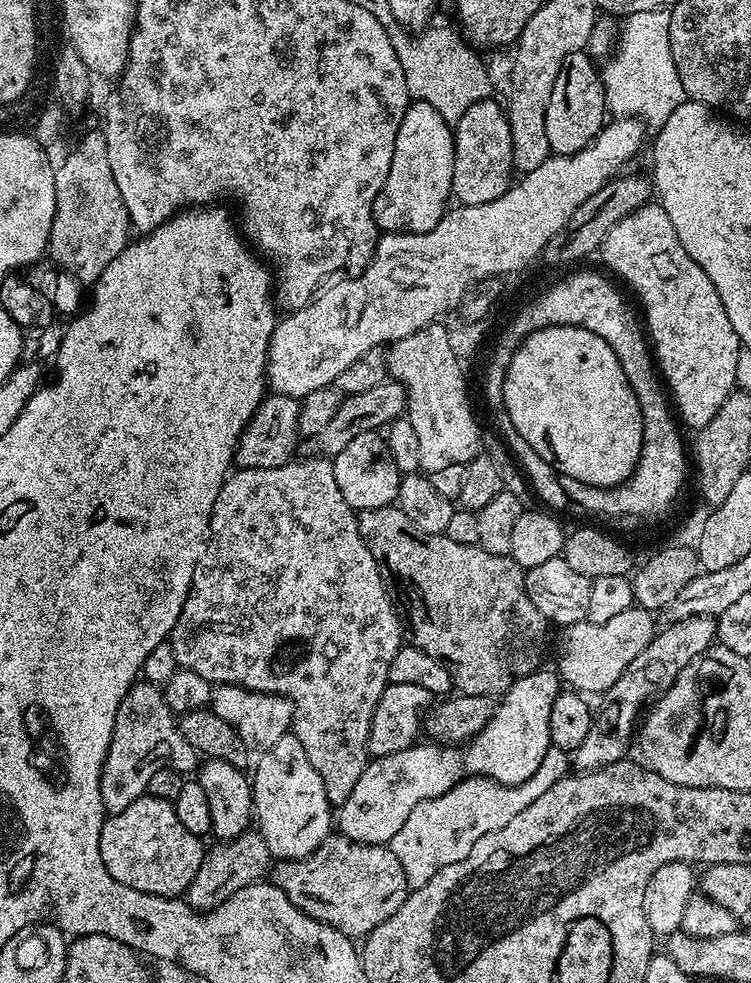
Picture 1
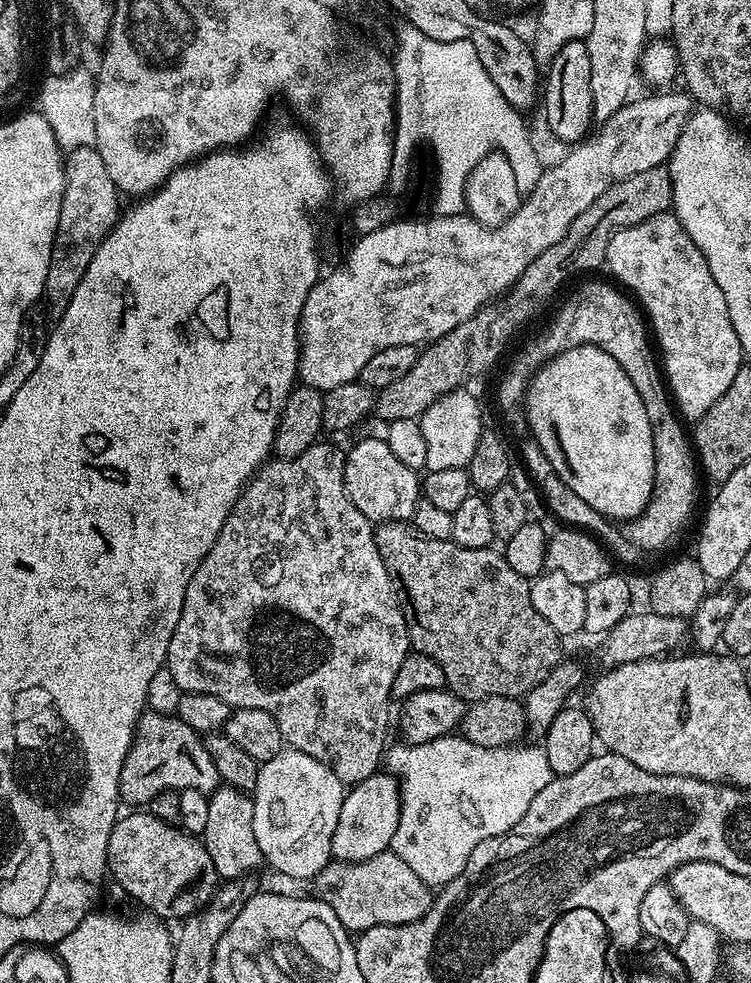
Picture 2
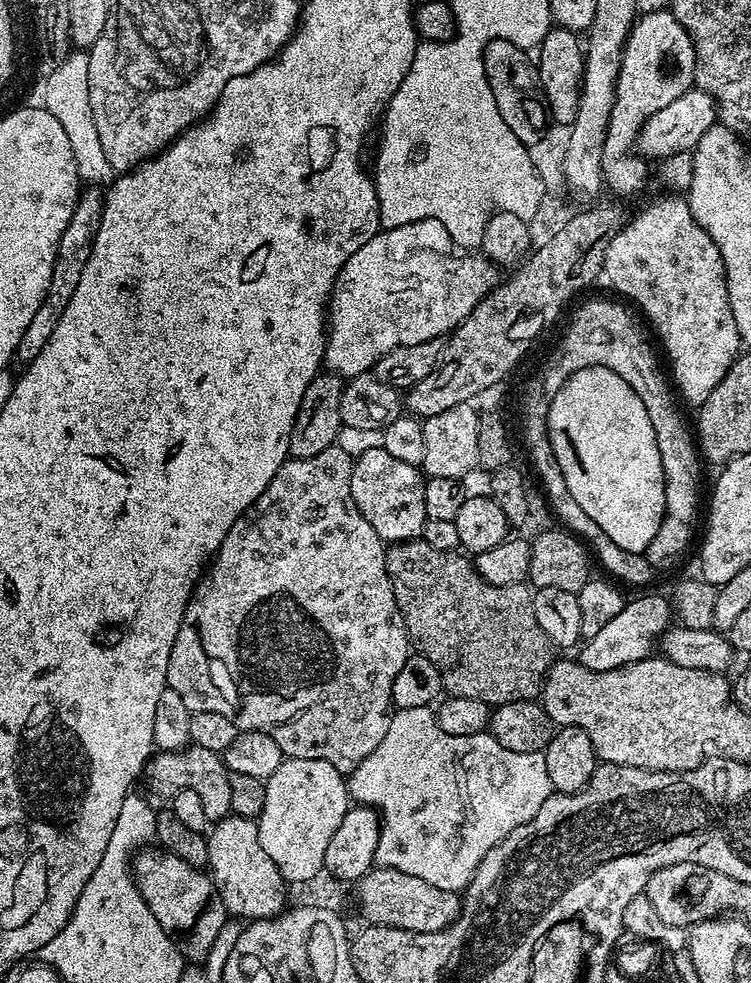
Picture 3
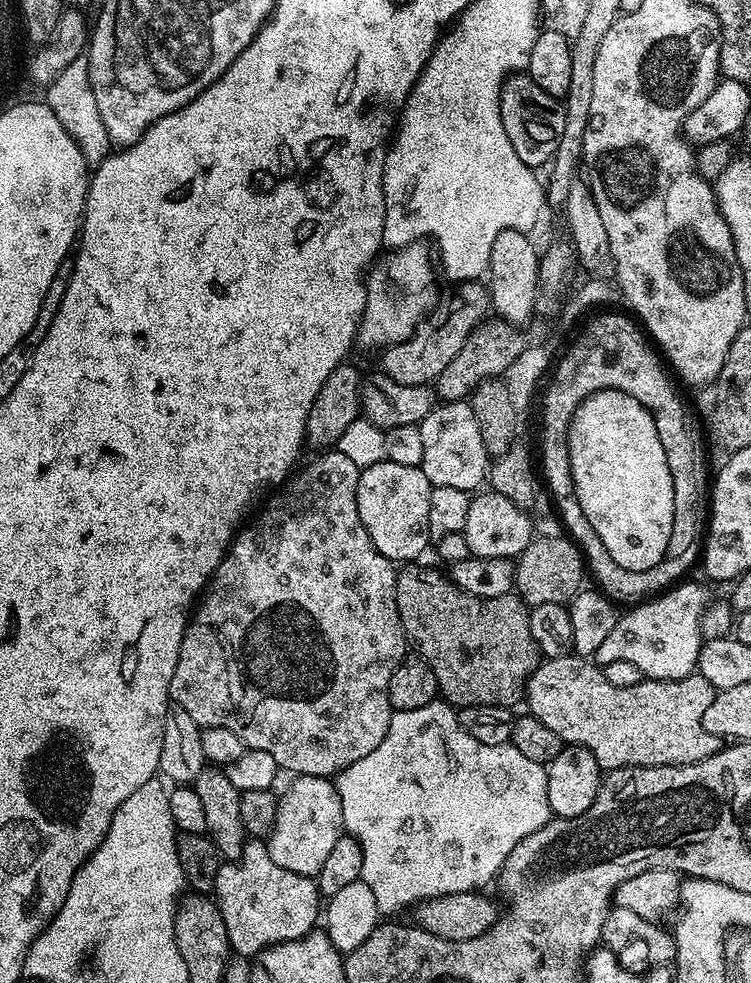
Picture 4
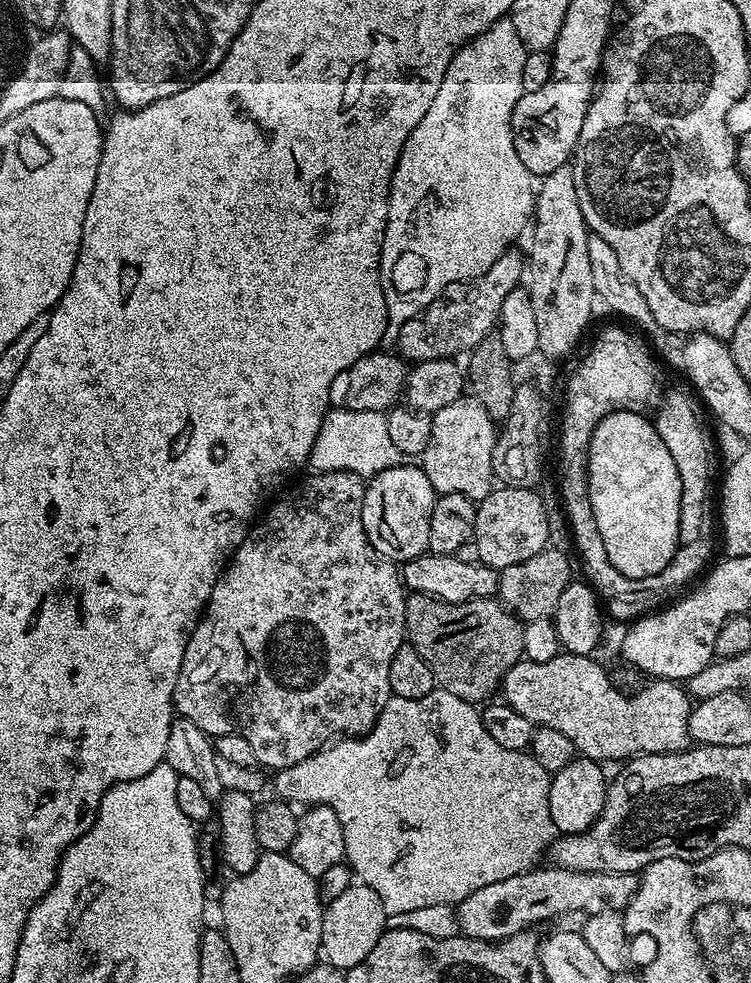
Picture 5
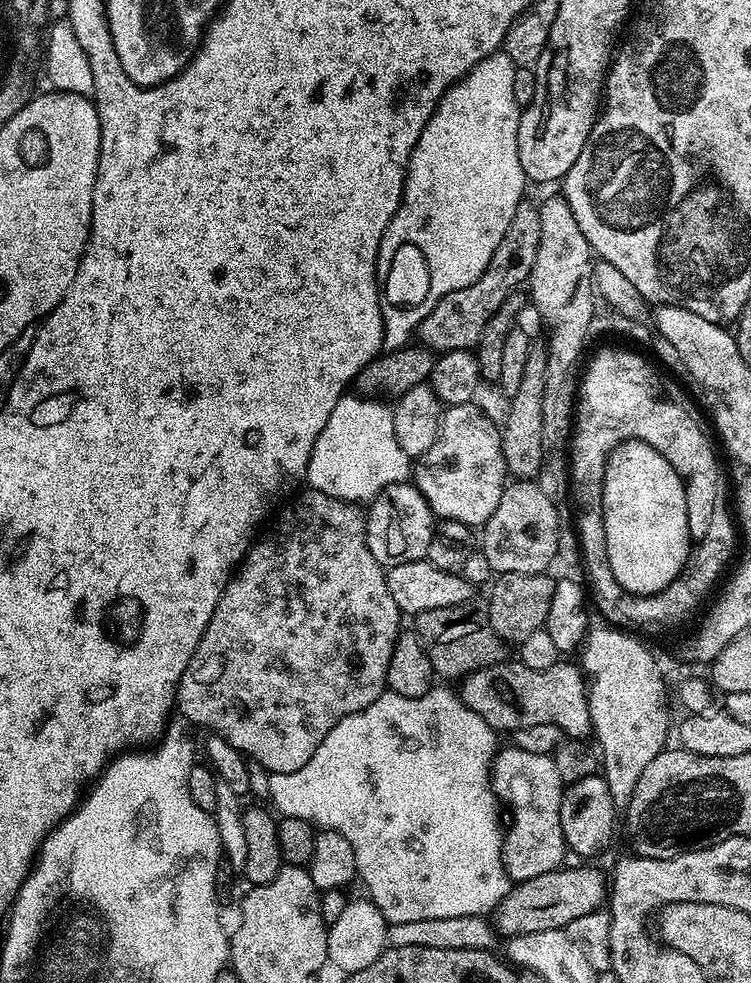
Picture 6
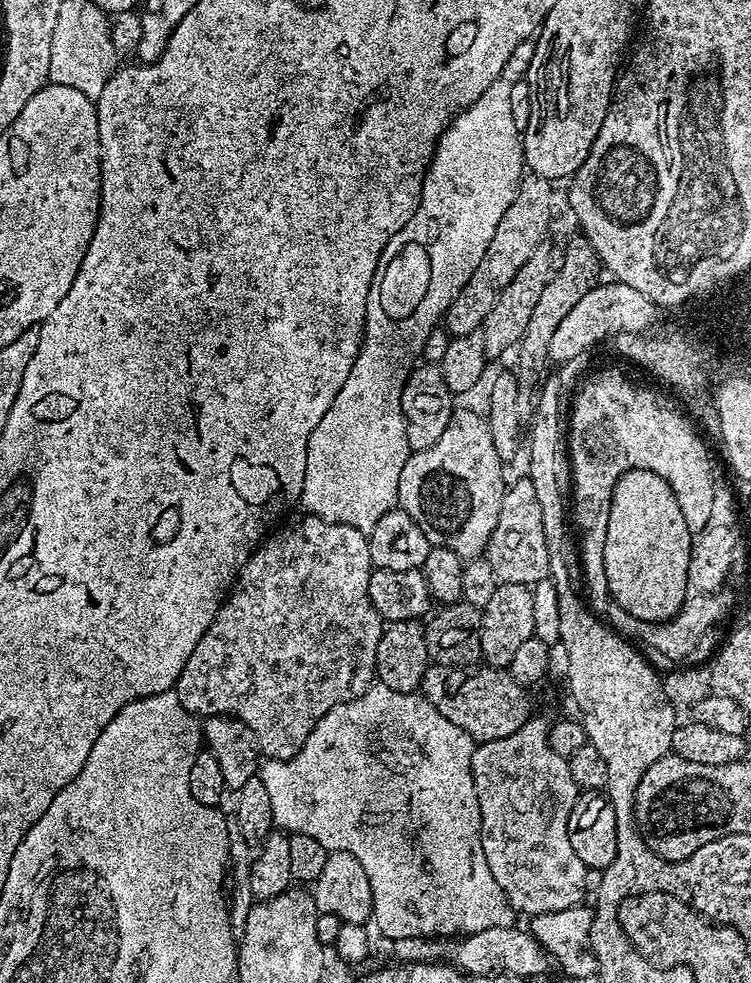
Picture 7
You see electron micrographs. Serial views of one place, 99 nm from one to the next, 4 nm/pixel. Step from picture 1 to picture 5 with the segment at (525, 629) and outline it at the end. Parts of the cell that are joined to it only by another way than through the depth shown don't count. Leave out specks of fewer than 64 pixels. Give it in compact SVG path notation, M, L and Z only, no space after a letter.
M412 594L404 605L407 643L430 666L437 685L469 702L484 700L501 687L504 675L524 656L524 624L499 599L447 604Z

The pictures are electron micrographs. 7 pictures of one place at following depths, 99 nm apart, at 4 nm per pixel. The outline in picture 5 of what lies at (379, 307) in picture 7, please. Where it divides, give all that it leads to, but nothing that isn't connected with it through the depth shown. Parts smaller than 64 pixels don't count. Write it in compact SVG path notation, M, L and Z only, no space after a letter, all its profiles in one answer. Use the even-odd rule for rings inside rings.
M508 18L497 20L481 36L476 36L468 41L463 48L457 50L450 62L450 66L442 78L442 86L438 86L438 94L434 94L434 102L430 102L430 110L426 110L422 122L418 122L418 126L414 126L410 138L406 138L406 142L402 146L396 169L392 175L392 185L388 191L388 224L384 227L384 243L380 245L380 282L388 290L396 287L397 292L397 296L394 296L394 294L386 295L388 319L393 325L404 324L411 316L417 316L419 312L429 308L432 305L432 301L440 297L442 290L446 290L446 286L461 284L464 280L473 280L479 276L484 276L486 270L490 270L490 266L494 266L494 262L498 262L498 258L504 252L509 251L511 244L508 243L524 227L527 229L530 221L533 219L536 207L534 177L530 170L526 170L526 166L522 166L522 162L518 158L518 150L514 146L514 138L512 137L512 111L526 91L524 67L526 66L528 54L528 48L525 47L522 38L518 36L518 30L515 29L511 19ZM404 252L417 256L424 263L424 268L396 268L399 266ZM345 406L329 411L318 430L318 438L308 455L307 467L316 472L353 472L361 478L371 478L382 470L401 463L400 451L390 442L384 412L352 412Z

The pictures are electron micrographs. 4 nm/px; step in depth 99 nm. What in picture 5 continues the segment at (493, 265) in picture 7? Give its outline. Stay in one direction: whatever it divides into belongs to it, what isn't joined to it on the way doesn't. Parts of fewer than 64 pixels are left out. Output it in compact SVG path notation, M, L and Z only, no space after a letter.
M509 250L498 258L498 262L494 262L494 266L490 266L490 270L486 270L484 276L446 286L446 290L442 290L440 297L433 300L429 308L399 325L400 337L396 340L400 347L399 355L405 361L419 362L451 360L470 353L497 327L506 294L521 287L525 276L525 257Z

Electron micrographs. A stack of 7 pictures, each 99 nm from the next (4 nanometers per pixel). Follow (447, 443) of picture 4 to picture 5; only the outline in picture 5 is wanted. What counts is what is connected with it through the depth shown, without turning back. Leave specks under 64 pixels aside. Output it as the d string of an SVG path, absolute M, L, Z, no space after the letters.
M472 394L458 397L450 406L431 413L430 442L422 454L422 467L437 494L458 494L479 502L492 491L492 455L498 435L497 425L482 402Z

